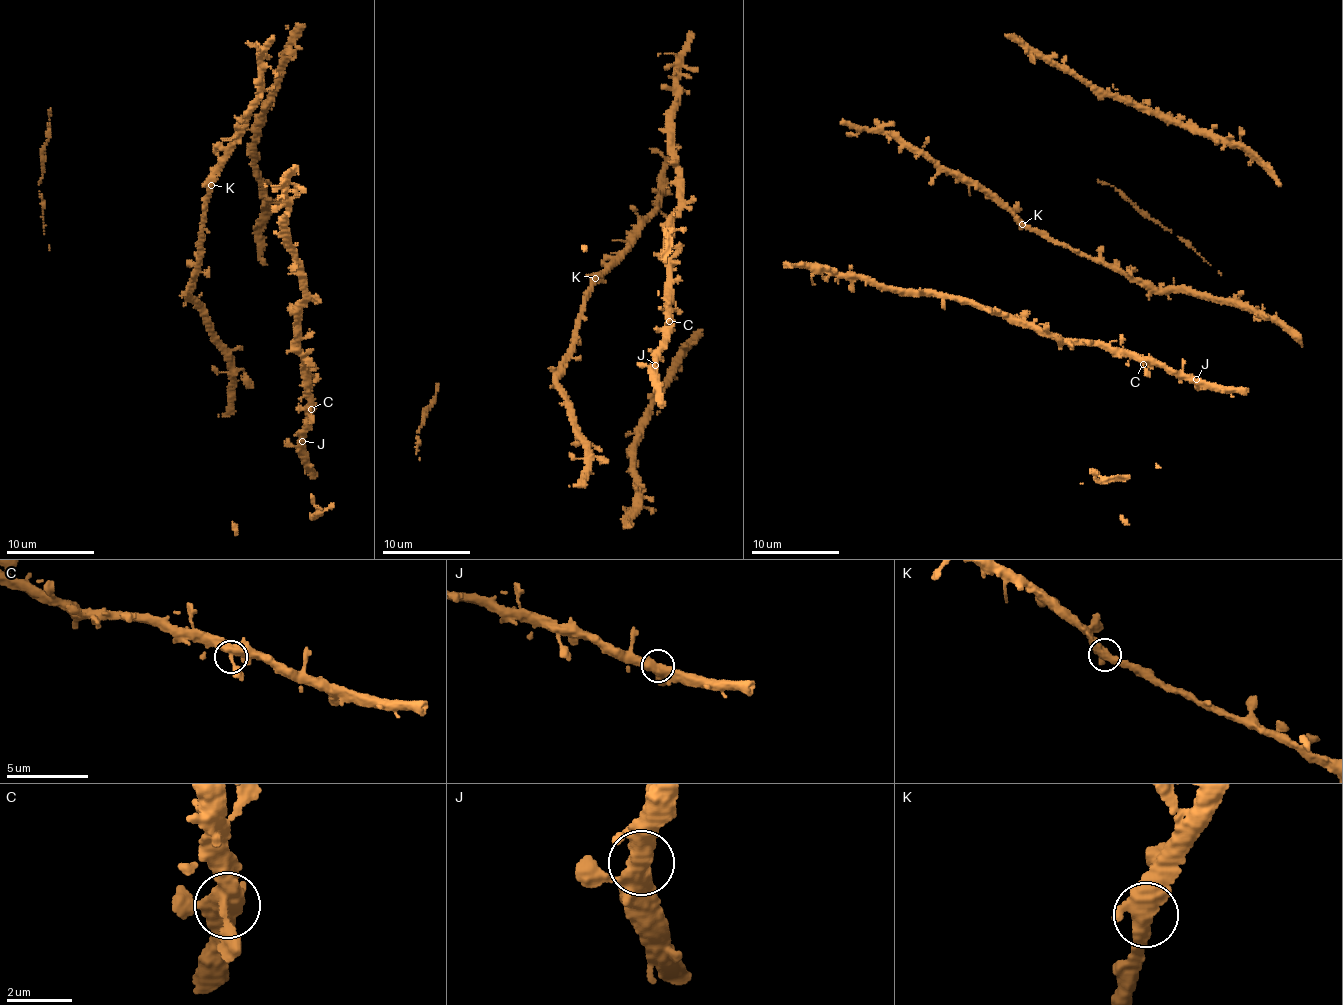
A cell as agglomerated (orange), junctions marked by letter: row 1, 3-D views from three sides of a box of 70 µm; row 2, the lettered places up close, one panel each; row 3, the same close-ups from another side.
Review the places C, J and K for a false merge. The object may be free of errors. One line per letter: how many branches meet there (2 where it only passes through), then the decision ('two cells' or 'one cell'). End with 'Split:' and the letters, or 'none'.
C: 3 branches meet; one cell
J: 3 branches meet; one cell
K: 3 branches meet; one cell
Split: none

